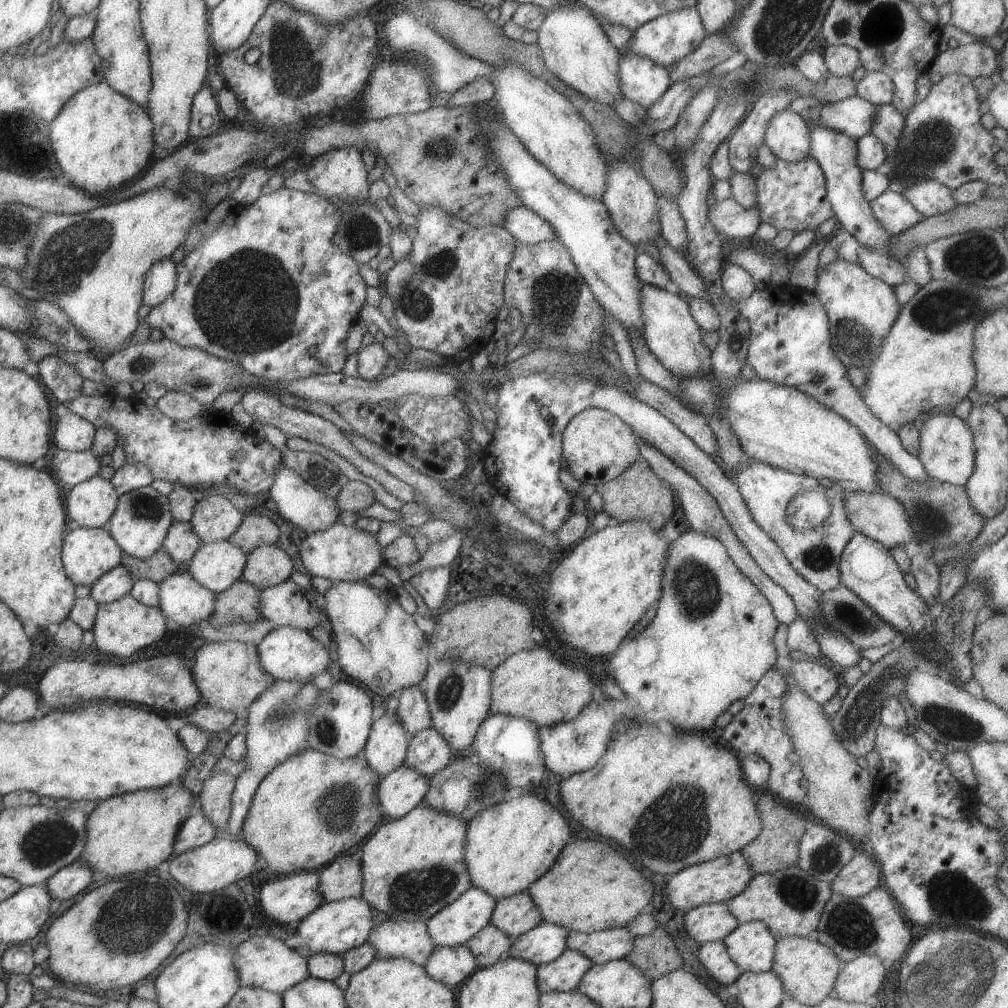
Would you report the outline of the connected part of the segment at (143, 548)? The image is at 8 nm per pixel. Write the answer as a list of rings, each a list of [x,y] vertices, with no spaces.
[[[147,486],[119,495],[116,510],[106,528],[124,554],[145,559],[163,548],[164,539],[174,521],[168,497]]]

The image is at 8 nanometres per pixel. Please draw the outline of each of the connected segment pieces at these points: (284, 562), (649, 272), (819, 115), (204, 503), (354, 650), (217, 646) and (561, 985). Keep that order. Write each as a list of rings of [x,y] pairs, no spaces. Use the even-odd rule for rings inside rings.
[[[262,545],[247,553],[244,580],[260,591],[290,579],[295,570],[292,558],[280,546]]]
[[[638,251],[635,258],[635,271],[644,285],[652,285],[667,290],[669,293],[681,294],[679,286],[670,278],[664,266],[656,262],[652,255]]]
[[[856,95],[808,109],[805,115],[800,116],[810,125],[843,132],[857,140],[870,134],[875,112],[876,107],[871,102]]]
[[[210,493],[194,505],[191,523],[202,543],[213,543],[228,540],[244,517],[230,498]]]
[[[363,580],[333,582],[325,597],[328,602],[325,612],[333,626],[339,665],[348,676],[389,701],[396,690],[416,687],[422,682],[429,667],[429,636],[396,598]]]
[[[205,642],[191,663],[191,671],[202,698],[210,707],[218,710],[236,712],[238,708],[248,708],[275,683],[275,678],[262,666],[254,643]]]
[[[566,948],[556,960],[537,967],[537,985],[542,993],[572,992],[586,971],[593,965],[590,957]]]

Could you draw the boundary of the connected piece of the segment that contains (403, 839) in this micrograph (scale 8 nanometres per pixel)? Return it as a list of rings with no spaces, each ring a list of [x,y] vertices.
[[[416,806],[402,818],[382,824],[365,841],[358,856],[363,876],[362,898],[376,912],[387,914],[396,922],[427,922],[472,887],[465,861],[466,829],[466,822],[452,812],[441,813],[429,806]]]

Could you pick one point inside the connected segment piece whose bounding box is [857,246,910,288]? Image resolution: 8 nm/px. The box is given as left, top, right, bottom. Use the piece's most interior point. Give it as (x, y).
(889, 270)

